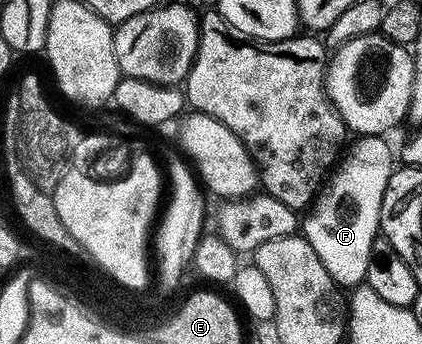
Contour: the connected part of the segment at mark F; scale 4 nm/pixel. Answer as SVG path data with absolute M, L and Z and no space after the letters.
M384 137L353 140L311 206L309 217L302 221L303 237L314 247L322 267L330 271L330 279L344 291L355 290L367 282L368 268L374 260L372 248L376 237L378 241L381 236L382 199L386 199L386 187L390 187L394 172L392 149L386 142Z

